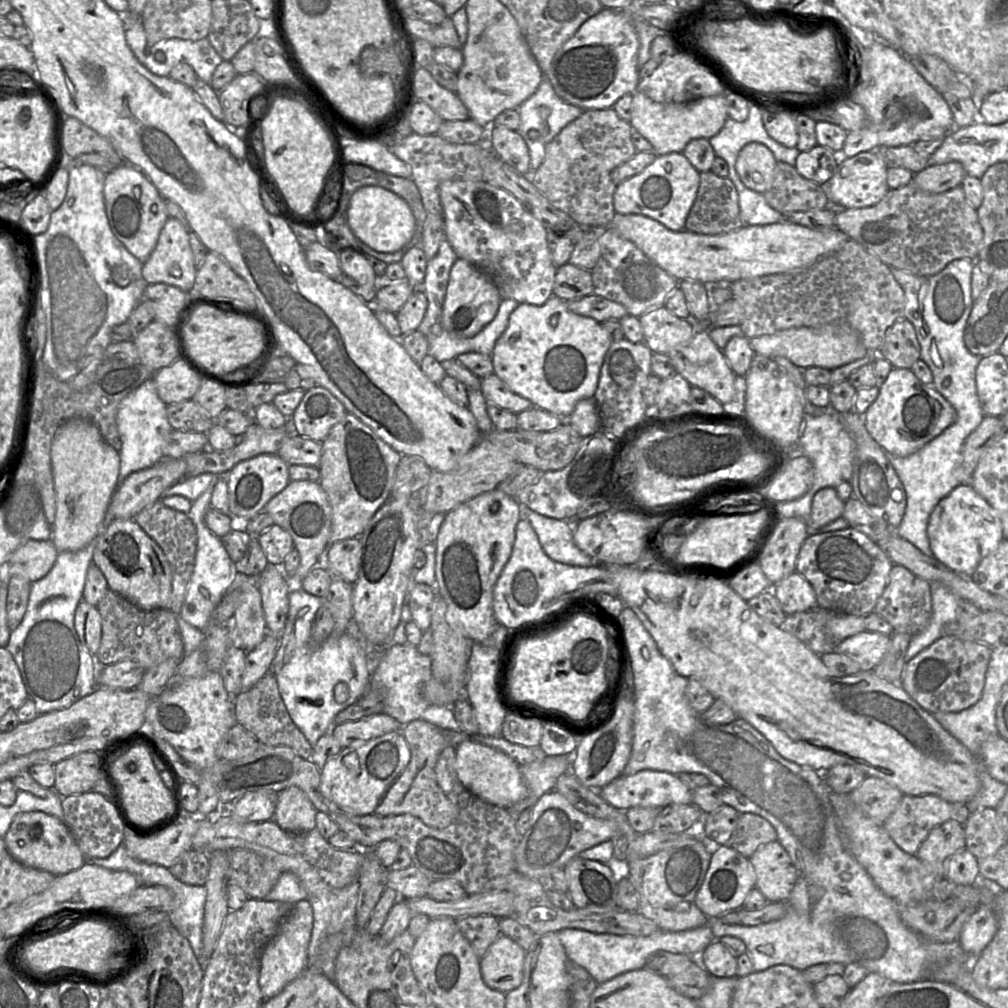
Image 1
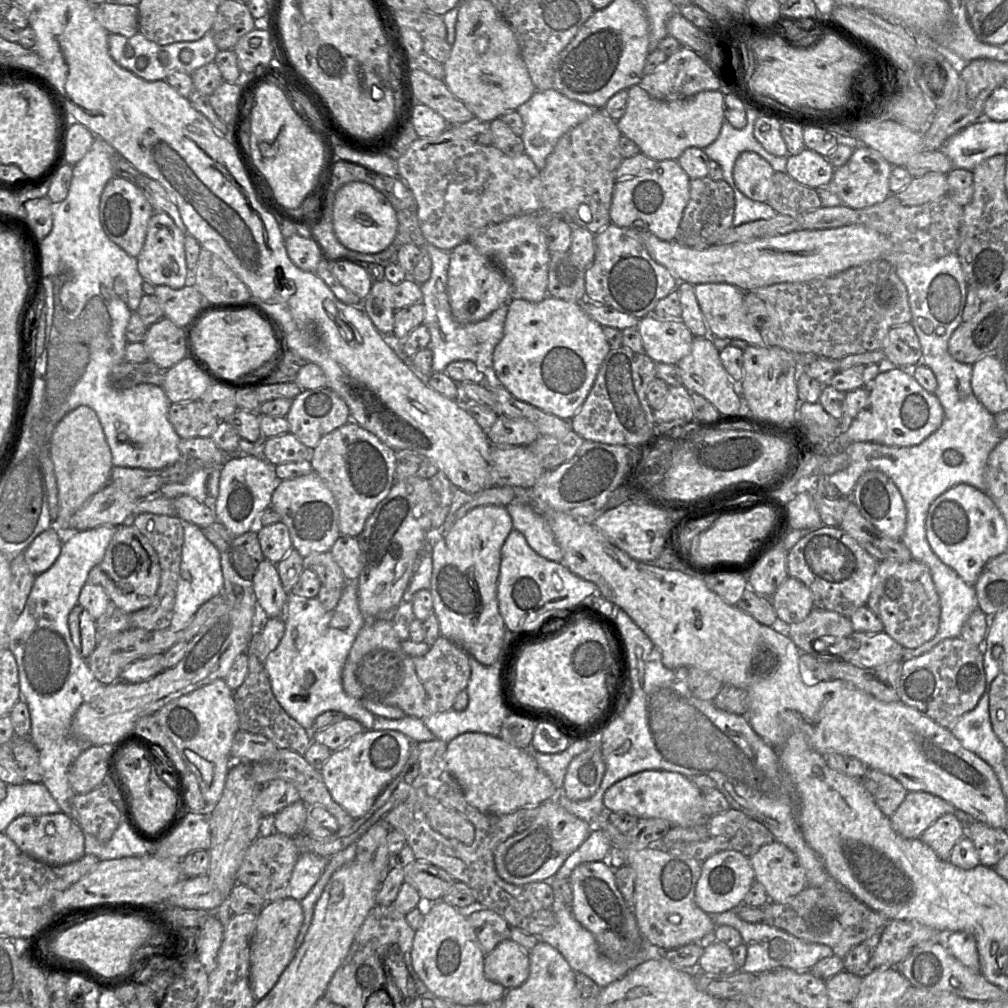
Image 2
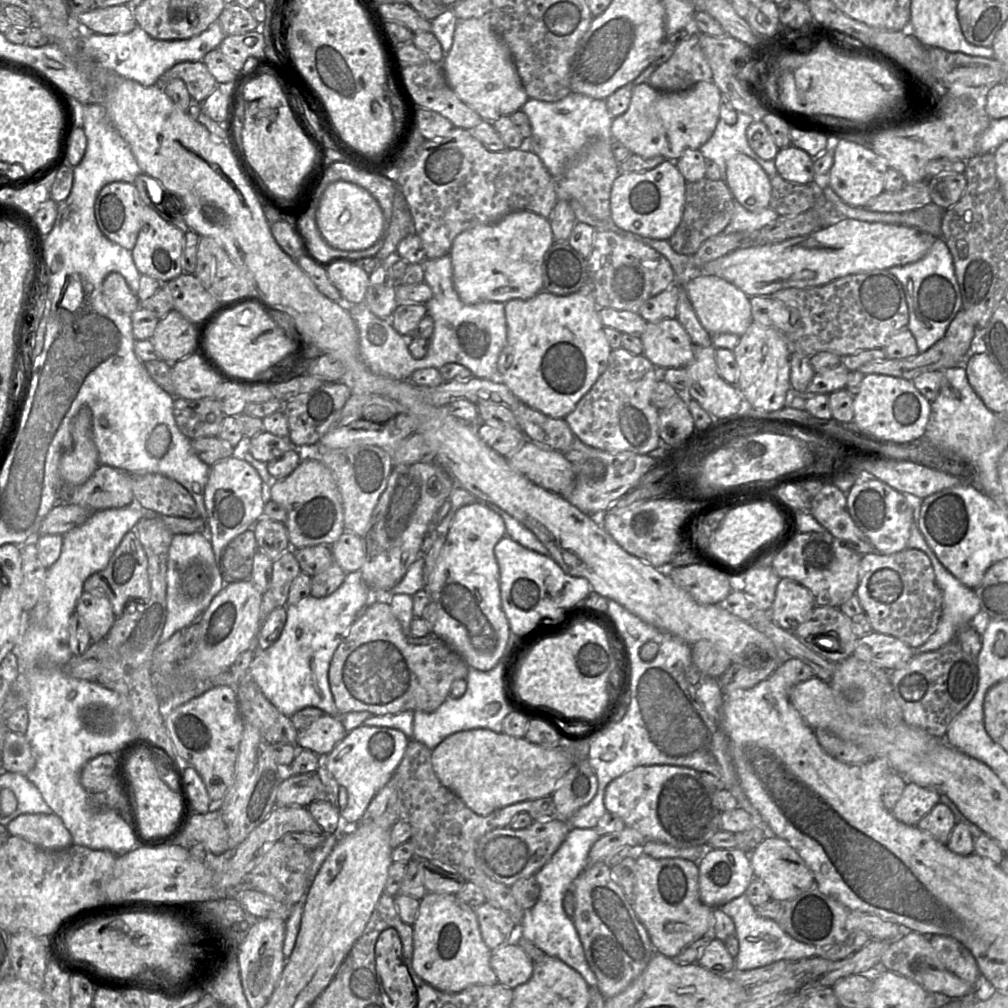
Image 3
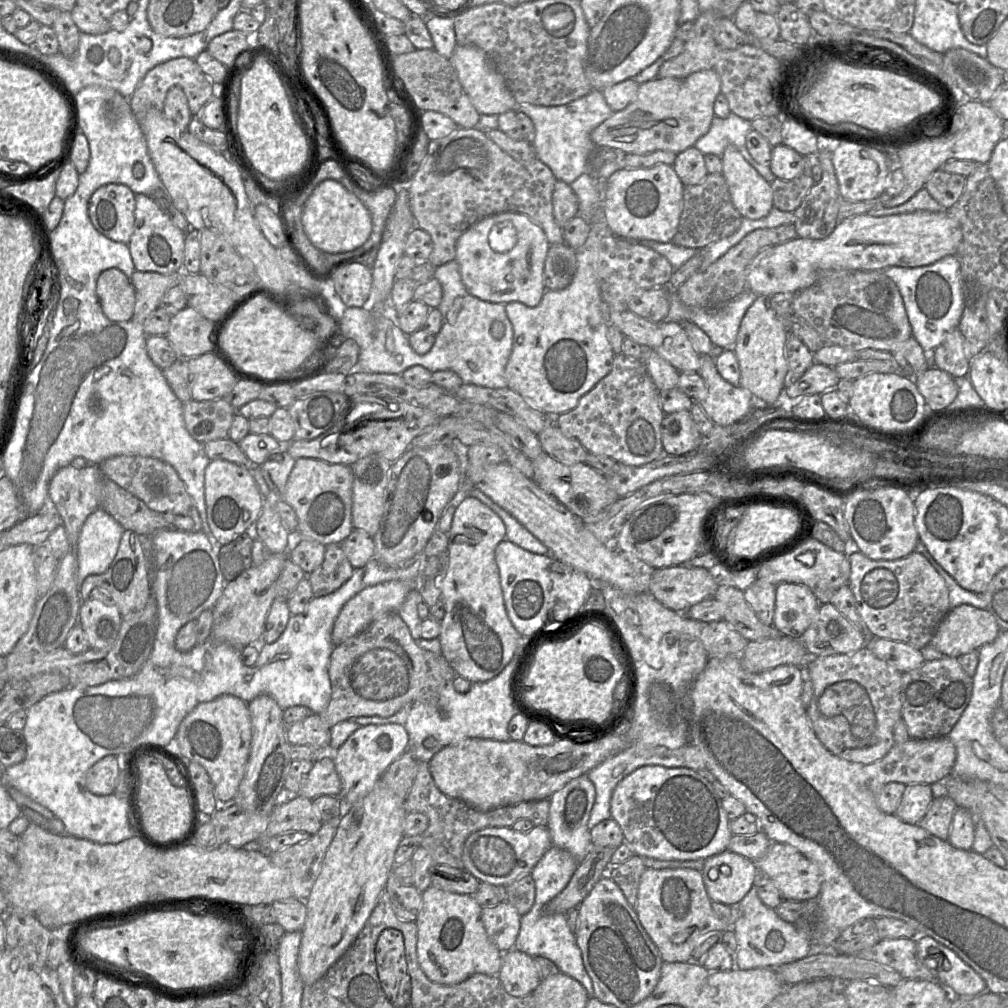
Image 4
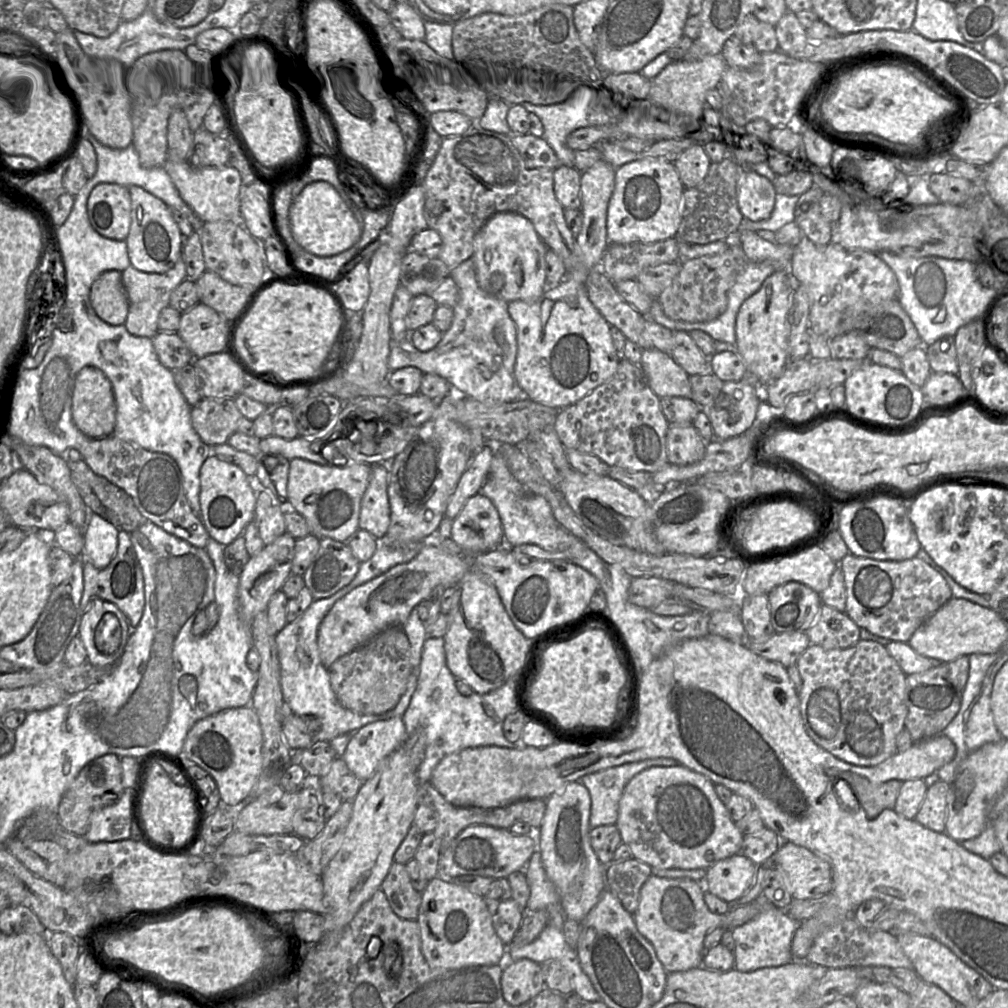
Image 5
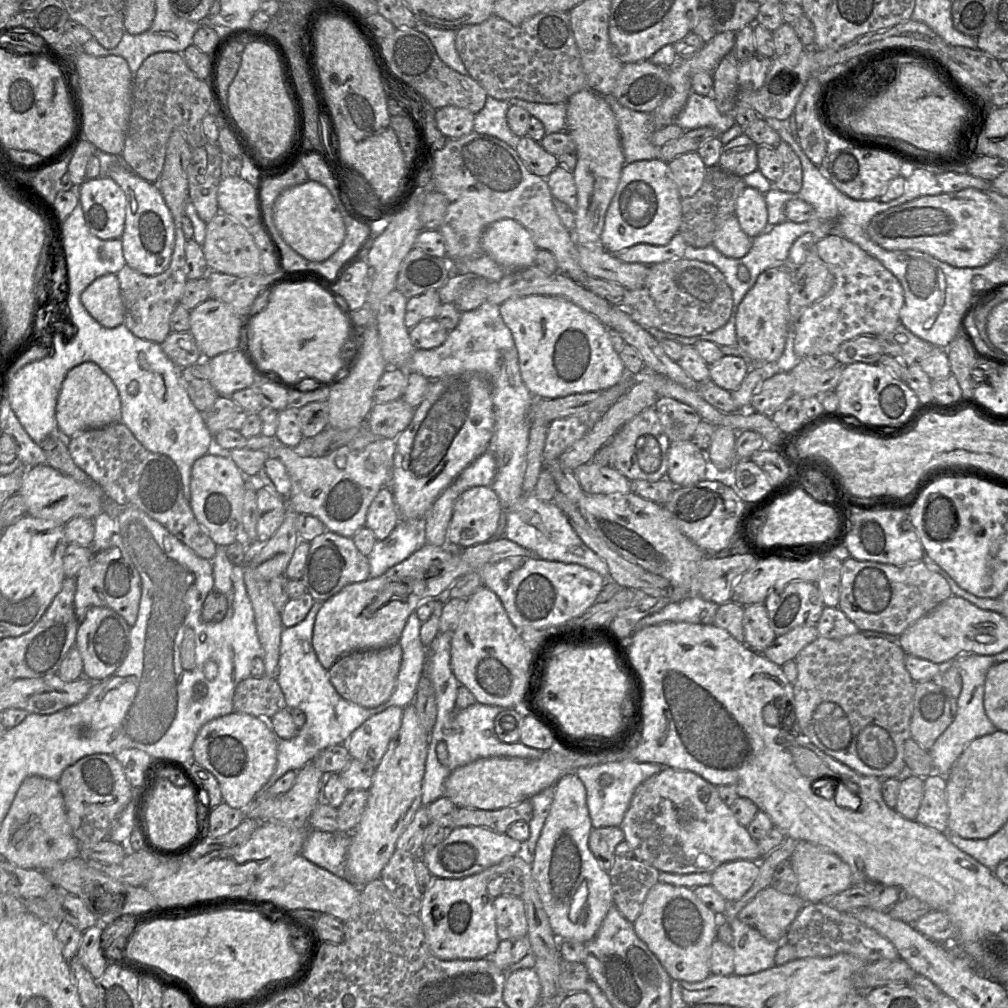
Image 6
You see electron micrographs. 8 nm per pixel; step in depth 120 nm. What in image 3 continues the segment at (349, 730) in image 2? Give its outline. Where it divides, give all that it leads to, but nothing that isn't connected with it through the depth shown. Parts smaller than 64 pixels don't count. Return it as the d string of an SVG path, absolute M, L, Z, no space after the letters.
M324 714L307 728L298 730L296 744L325 757L347 733L340 717Z

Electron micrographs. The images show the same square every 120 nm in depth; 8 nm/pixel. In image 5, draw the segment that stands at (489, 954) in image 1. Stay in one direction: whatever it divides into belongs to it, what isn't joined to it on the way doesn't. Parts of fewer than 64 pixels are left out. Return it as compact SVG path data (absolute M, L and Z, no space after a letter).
M523 958L503 966L501 988L508 1004L519 1006L528 1002L546 988L541 964Z

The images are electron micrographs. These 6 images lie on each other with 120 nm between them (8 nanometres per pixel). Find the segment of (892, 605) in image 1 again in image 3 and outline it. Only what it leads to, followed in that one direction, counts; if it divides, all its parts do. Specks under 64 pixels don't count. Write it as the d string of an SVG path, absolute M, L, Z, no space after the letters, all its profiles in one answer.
M918 549L861 557L856 596L873 631L894 636L911 648L923 645L936 631L942 615L942 593L928 556Z

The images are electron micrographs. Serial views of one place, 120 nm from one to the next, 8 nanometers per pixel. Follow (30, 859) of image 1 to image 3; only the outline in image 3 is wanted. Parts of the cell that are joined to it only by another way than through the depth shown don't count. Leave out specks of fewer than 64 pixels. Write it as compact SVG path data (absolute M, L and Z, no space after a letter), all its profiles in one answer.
M54 813L22 814L6 828L11 836L19 836L46 850L61 850L73 844L70 831Z

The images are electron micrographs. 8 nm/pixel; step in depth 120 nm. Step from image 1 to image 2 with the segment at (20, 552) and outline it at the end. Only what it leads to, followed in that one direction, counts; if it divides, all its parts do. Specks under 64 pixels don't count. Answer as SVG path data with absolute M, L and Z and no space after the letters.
M55 526L40 533L23 552L29 570L39 575L50 569L61 553L62 544L63 533Z

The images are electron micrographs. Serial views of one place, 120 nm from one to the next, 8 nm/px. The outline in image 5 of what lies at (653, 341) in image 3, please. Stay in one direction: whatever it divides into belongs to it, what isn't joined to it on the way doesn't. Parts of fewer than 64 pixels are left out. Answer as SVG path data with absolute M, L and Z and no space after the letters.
M686 331L673 332L673 350L671 356L689 375L706 375L711 373L710 360L704 356L696 343Z

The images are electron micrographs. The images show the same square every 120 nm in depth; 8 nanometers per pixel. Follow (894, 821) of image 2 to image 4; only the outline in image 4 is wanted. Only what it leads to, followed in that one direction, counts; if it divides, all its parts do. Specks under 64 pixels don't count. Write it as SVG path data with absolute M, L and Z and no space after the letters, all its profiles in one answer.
M928 784L906 785L894 814L905 823L917 824L927 813L933 798L931 786Z

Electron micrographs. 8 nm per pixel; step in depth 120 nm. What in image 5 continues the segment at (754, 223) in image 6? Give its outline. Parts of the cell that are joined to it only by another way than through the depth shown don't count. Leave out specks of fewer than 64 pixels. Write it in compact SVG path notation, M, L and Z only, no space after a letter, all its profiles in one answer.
M744 170L737 183L737 205L743 218L753 222L767 220L775 205L776 191L766 177Z

